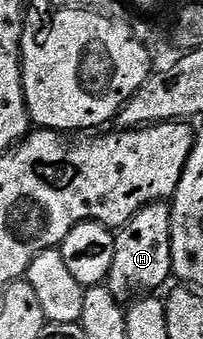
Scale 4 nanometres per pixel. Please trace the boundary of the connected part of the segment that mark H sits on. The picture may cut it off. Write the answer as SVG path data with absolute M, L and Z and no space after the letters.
M166 202L145 204L136 214L117 229L114 241L116 254L112 261L112 270L105 285L121 302L130 302L139 294L154 294L172 280L174 263L172 262L172 218L171 205Z

